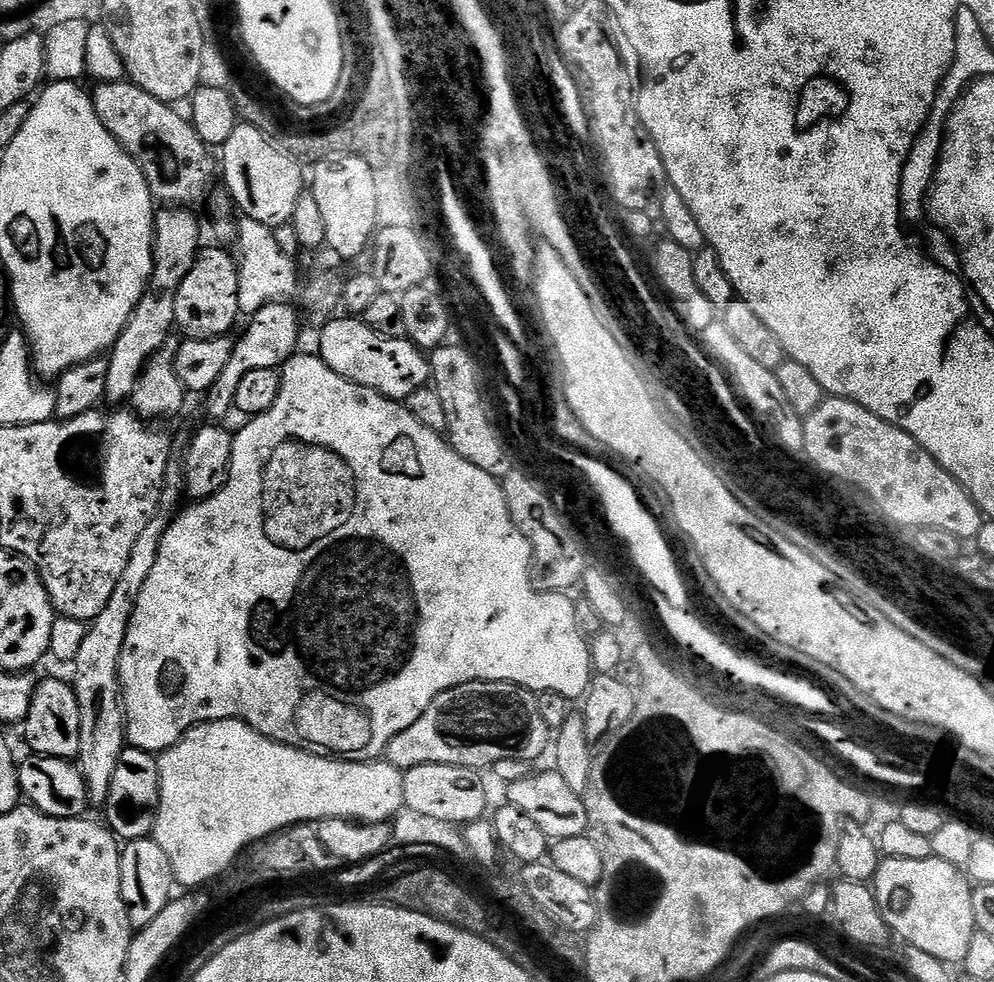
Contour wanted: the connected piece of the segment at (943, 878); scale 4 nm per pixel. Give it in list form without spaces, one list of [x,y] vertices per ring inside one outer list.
[[[934,855],[922,862],[884,858],[870,881],[870,887],[876,893],[882,918],[895,935],[897,932],[905,940],[905,945],[926,950],[926,954],[934,954],[934,958],[949,966],[956,966],[964,961],[966,950],[970,950],[970,938],[974,938],[978,929],[974,922],[973,885],[961,869],[950,866],[950,862],[942,862]]]

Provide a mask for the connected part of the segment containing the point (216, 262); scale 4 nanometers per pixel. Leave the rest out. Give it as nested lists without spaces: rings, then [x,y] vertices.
[[[205,247],[196,257],[194,266],[176,295],[176,328],[184,331],[189,340],[212,340],[216,336],[227,336],[241,315],[238,304],[240,270],[237,261],[223,247]]]

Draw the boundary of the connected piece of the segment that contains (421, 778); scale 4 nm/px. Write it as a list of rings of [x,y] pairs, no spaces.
[[[449,764],[414,766],[404,772],[404,808],[414,810],[414,814],[438,818],[447,824],[457,826],[473,824],[489,811],[488,792],[484,789],[480,776],[481,773],[475,768]]]

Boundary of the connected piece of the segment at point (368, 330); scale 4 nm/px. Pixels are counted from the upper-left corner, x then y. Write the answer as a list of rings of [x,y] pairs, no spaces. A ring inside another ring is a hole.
[[[360,318],[329,319],[319,329],[321,360],[342,378],[363,388],[374,390],[387,400],[407,401],[414,390],[425,387],[430,380],[430,360],[411,340],[398,336],[380,336]]]

